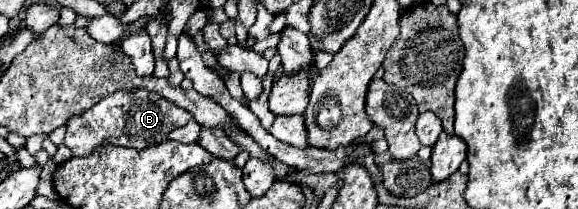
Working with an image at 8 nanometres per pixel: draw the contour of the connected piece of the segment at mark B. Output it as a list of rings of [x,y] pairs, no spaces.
[[[147,89],[117,91],[111,97],[105,97],[103,101],[93,105],[93,109],[87,109],[85,113],[79,113],[77,117],[71,117],[67,121],[65,145],[71,149],[73,157],[87,157],[97,145],[103,145],[103,143],[147,149],[167,141],[167,135],[173,129],[183,127],[191,119],[193,119],[191,113],[173,105],[169,99],[153,91],[147,91]]]

